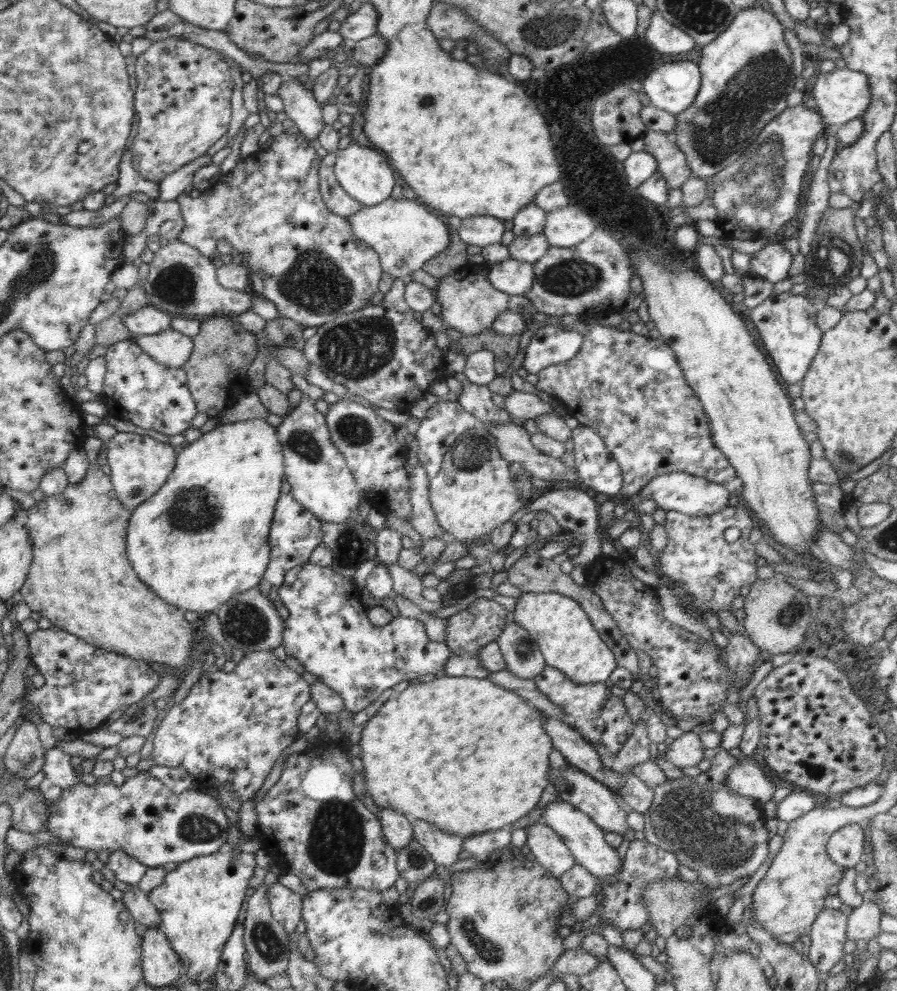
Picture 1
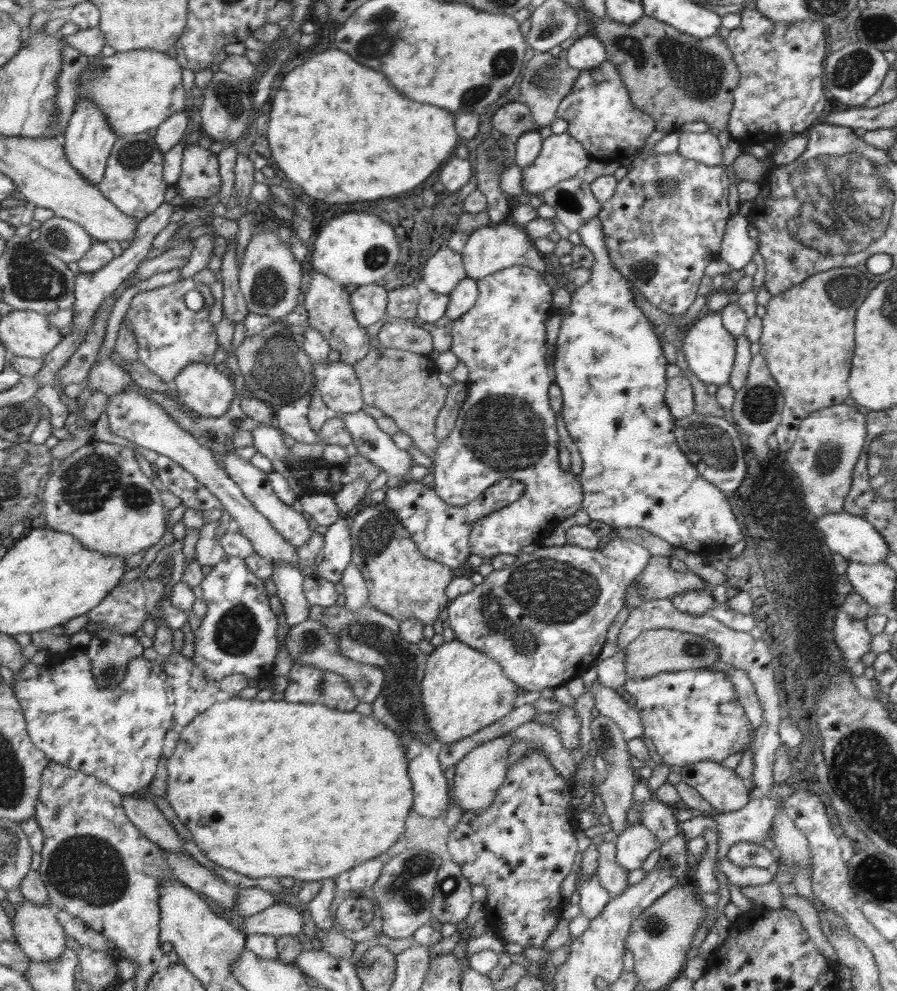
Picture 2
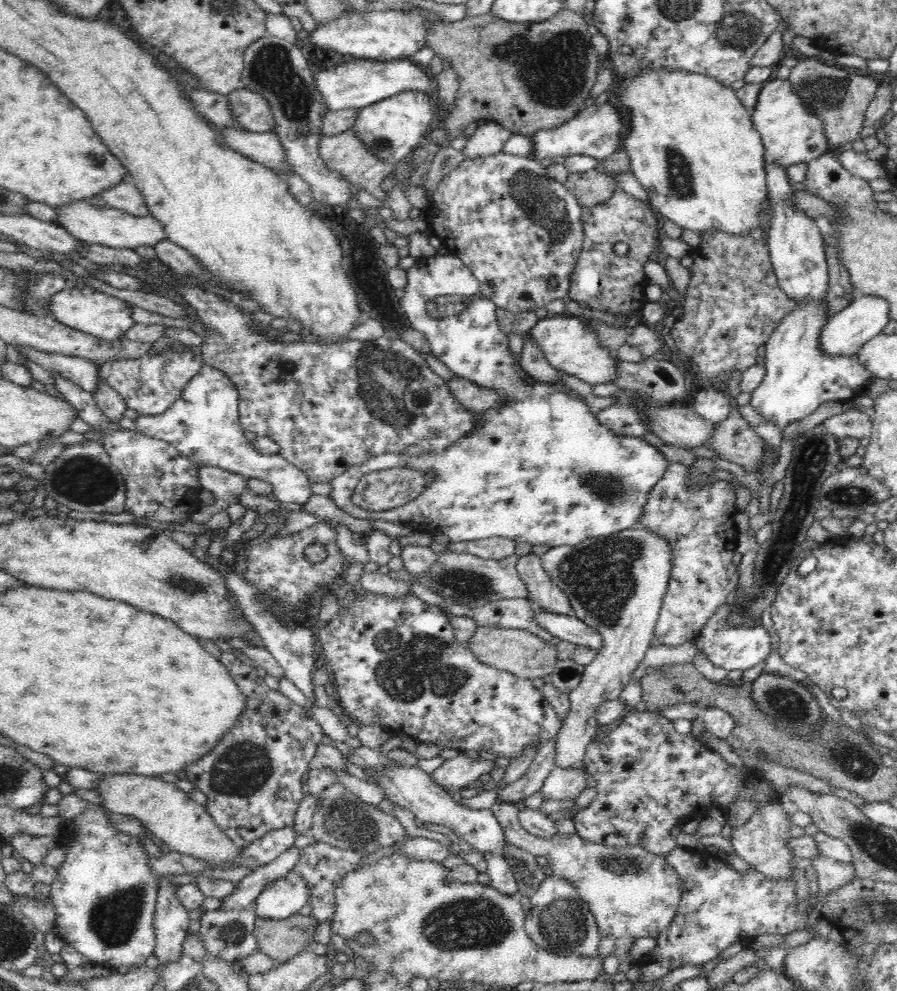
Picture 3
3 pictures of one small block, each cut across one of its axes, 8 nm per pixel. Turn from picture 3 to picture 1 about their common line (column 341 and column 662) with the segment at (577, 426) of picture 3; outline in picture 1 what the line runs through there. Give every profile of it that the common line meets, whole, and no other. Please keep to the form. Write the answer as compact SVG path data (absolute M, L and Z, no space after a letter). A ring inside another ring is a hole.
M668 472L668 474L656 476L638 494L643 499L654 499L656 506L666 512L678 511L698 517L711 515L728 507L728 497L730 495L723 484L716 484L714 481L687 472Z

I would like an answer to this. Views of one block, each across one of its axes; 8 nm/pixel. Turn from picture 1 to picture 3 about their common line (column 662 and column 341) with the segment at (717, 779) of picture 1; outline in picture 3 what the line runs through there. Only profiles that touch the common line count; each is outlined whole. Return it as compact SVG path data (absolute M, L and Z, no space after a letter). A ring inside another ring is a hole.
M320 767L310 769L309 778L304 784L304 793L307 791L307 794L313 794L318 801L309 830L316 842L325 842L336 848L349 848L360 854L370 854L408 838L406 828L398 818L392 813L385 813L373 804L362 801L337 780L336 773Z

